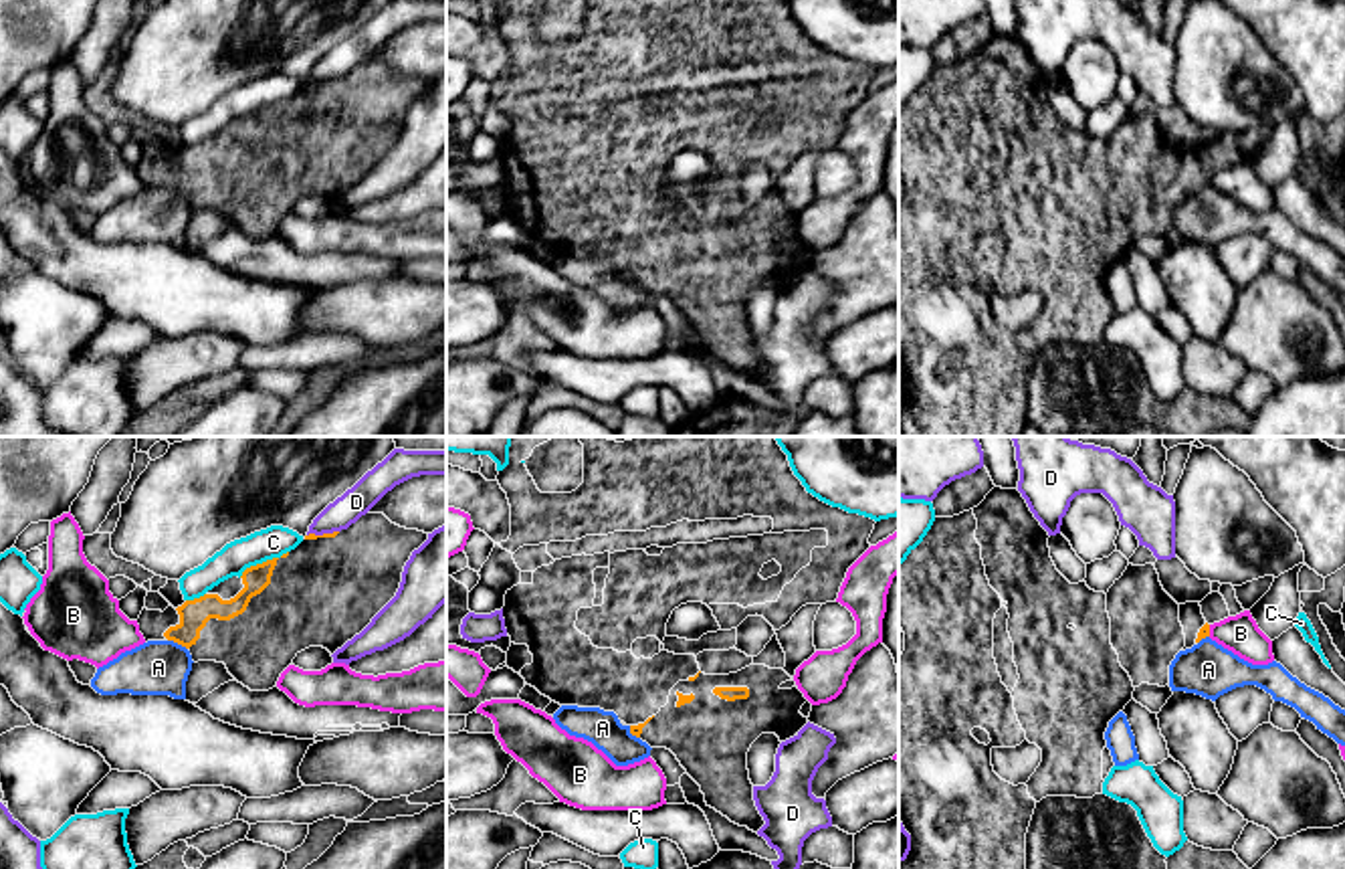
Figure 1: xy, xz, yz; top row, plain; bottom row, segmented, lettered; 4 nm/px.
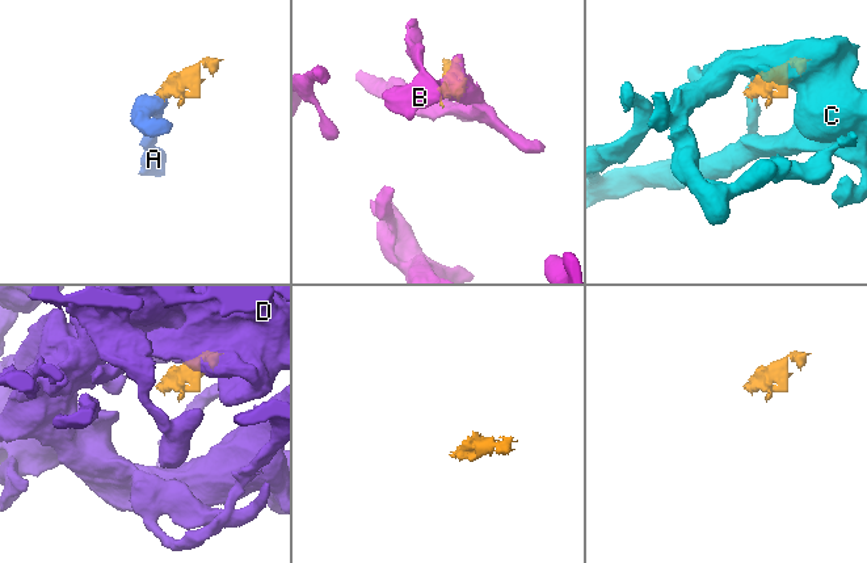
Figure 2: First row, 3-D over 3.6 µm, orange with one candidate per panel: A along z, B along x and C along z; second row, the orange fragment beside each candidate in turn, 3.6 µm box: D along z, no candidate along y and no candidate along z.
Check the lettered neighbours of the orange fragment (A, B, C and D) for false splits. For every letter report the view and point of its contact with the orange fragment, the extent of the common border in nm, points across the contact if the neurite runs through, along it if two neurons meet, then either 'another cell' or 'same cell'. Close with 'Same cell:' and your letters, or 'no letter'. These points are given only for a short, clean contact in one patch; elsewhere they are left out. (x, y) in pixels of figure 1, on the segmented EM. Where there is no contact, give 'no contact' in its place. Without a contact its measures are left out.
A: contact xy (178, 643); length 90 nm; border xy (168, 639), (186, 649); another cell
B: contact yz (1208, 631); length 50 nm; border yz (1208, 625), (1210, 635); another cell
C: contact xy (263, 562); length 220 nm; another cell
D: contact xy (324, 534); length 130 nm; another cell
Same cell: no letter

